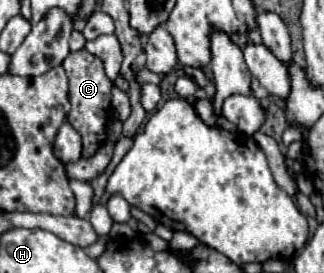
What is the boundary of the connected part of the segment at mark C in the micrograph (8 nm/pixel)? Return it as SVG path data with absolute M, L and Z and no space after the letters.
M86 49L74 51L68 55L68 59L62 63L68 75L68 101L70 101L70 113L68 123L80 133L82 137L82 157L92 157L98 147L106 141L106 125L112 119L110 111L110 95L112 95L112 81L104 73L102 61L88 53Z

